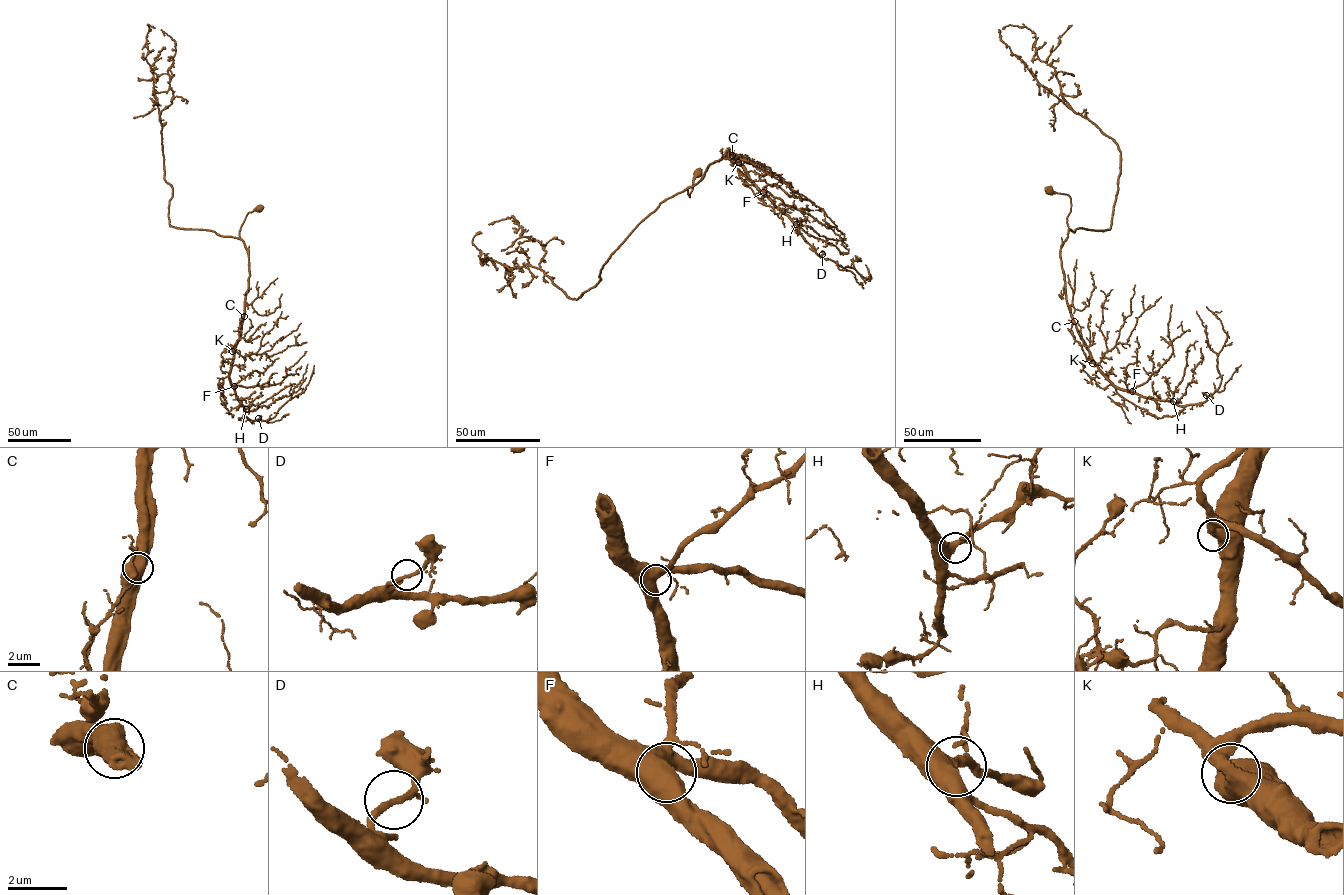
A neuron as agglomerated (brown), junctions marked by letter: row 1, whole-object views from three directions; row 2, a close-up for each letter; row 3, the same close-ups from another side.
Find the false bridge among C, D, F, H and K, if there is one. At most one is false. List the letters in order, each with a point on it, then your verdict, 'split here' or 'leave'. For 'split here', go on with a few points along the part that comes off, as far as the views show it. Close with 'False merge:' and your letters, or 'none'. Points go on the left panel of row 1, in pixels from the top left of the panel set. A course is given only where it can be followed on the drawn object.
C: (244, 316) | leave
D: (258, 418) | leave
F: (234, 386) | leave
H: (246, 409) | leave
K: (232, 351) | leave
False merge: none

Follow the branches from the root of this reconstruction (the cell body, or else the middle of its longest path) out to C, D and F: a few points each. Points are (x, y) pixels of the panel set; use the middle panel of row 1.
C: (696, 173), (689, 197), (687, 187), (700, 179), (712, 162), (725, 154), (732, 155)
D: (696, 173), (689, 197), (687, 187), (700, 179), (712, 162), (725, 154), (737, 156), (754, 186), (822, 254)
F: (696, 173), (689, 197), (687, 187), (700, 179), (712, 162), (732, 153), (739, 159), (750, 181), (763, 192)

